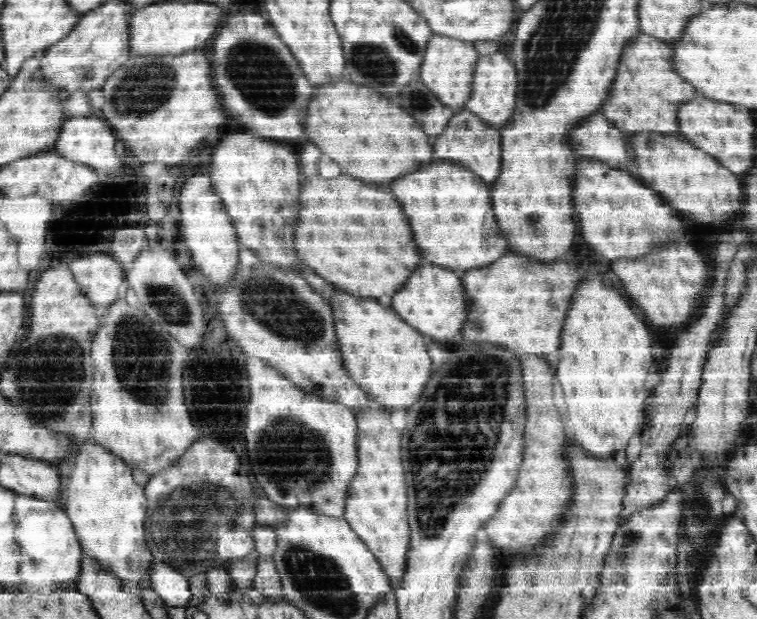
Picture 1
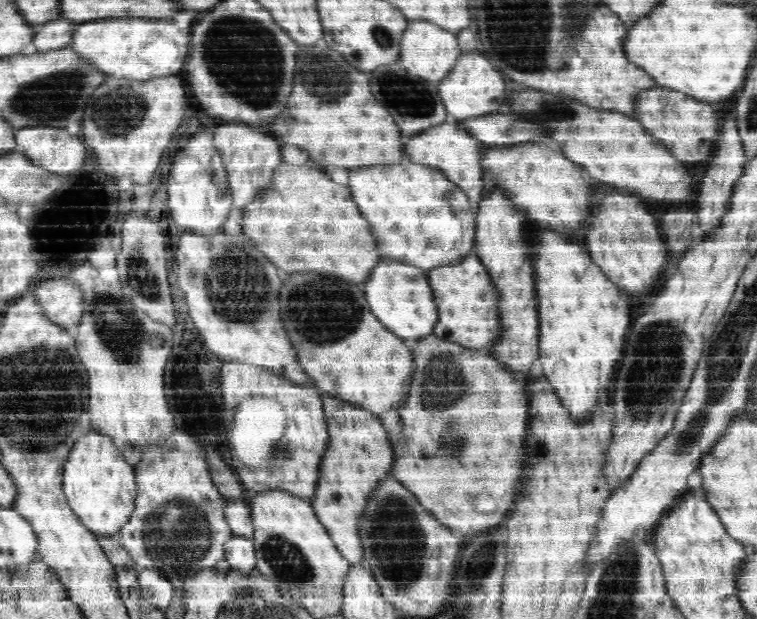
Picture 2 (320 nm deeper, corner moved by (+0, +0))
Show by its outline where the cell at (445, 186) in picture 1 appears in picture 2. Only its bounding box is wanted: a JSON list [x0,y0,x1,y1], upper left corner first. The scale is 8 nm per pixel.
[350,161,477,272]

